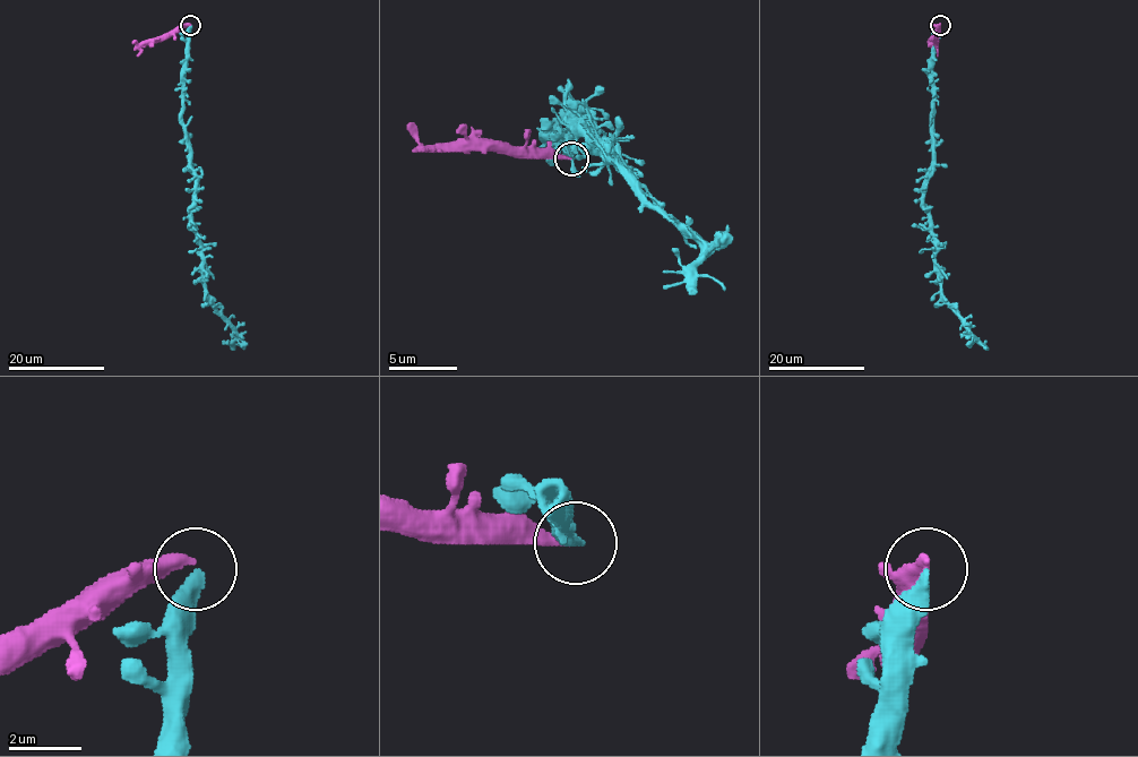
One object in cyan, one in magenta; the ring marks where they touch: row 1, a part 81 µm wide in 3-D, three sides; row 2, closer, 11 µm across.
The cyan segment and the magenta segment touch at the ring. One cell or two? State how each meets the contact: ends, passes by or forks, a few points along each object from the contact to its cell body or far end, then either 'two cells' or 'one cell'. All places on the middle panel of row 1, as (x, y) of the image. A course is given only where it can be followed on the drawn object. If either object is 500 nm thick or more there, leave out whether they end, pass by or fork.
cyan ends there; magenta ends there; cyan runs (572, 160), (549, 136), (572, 136), (583, 112), (576, 126), (603, 143), (701, 248), (698, 272), (725, 292); magenta runs (572, 160), (549, 160), (522, 149), (430, 149), (410, 122); one cell

